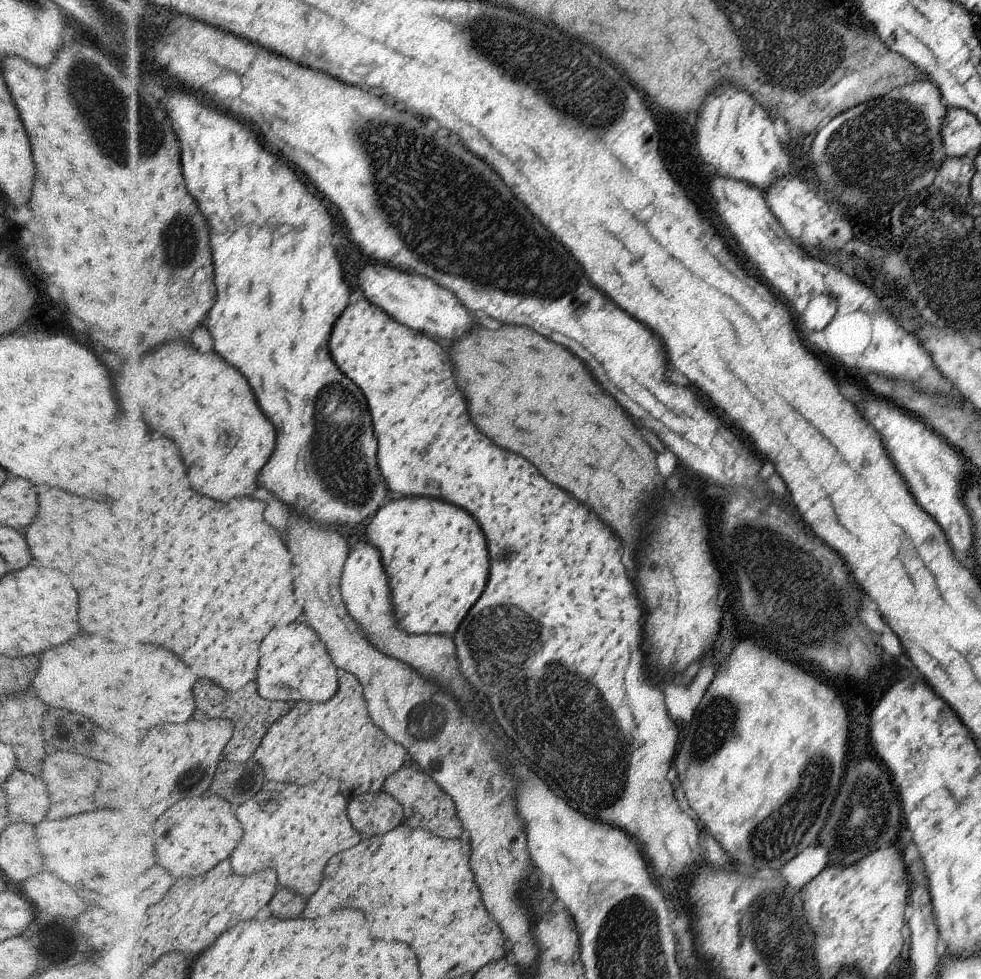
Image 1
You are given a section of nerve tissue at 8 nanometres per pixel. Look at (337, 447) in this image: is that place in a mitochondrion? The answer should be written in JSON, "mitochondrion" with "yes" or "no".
{"mitochondrion":"yes"}

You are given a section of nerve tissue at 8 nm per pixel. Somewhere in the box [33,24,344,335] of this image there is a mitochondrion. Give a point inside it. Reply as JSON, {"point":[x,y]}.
{"point":[104,113]}

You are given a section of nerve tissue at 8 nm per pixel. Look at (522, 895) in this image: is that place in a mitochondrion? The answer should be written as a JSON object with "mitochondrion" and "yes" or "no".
{"mitochondrion":"no"}

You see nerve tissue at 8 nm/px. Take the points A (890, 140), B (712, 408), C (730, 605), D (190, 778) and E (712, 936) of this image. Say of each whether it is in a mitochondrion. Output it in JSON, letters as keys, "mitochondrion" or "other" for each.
{"A":"mitochondrion","B":"other","C":"other","D":"mitochondrion","E":"other"}

